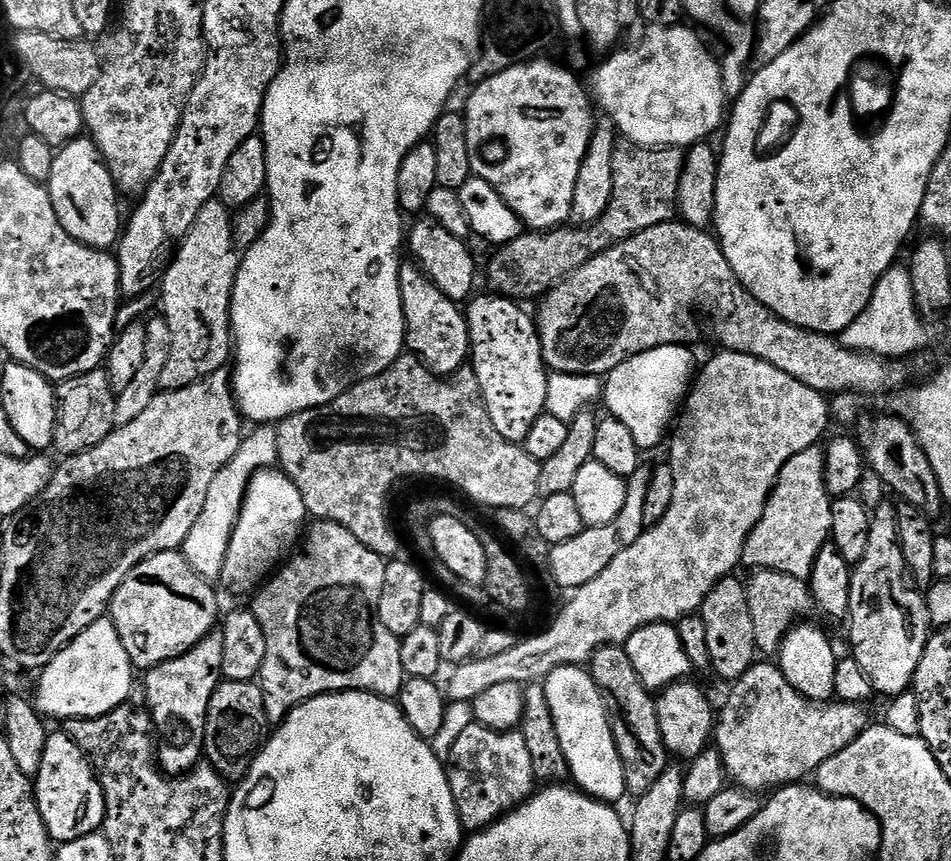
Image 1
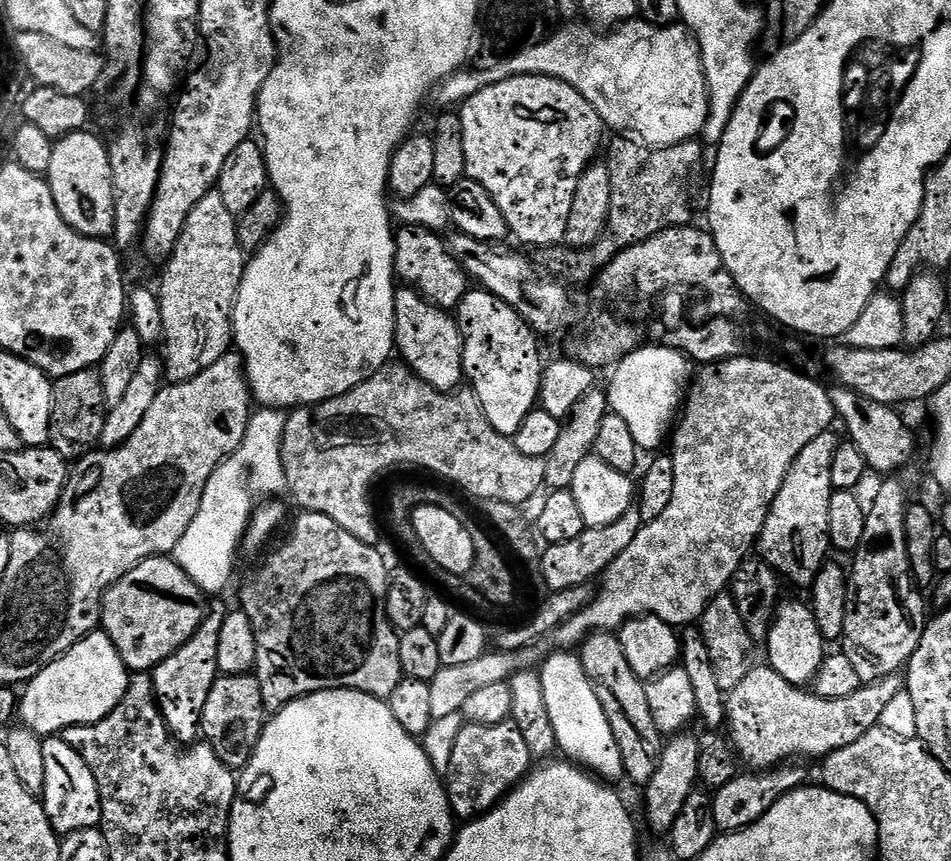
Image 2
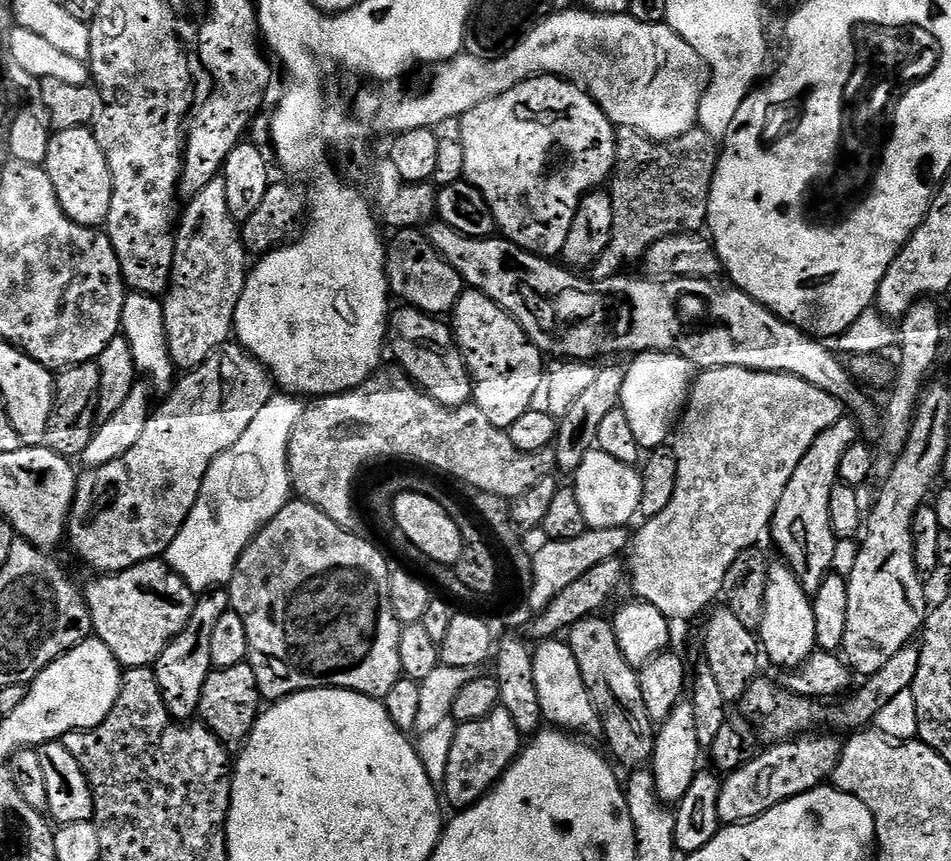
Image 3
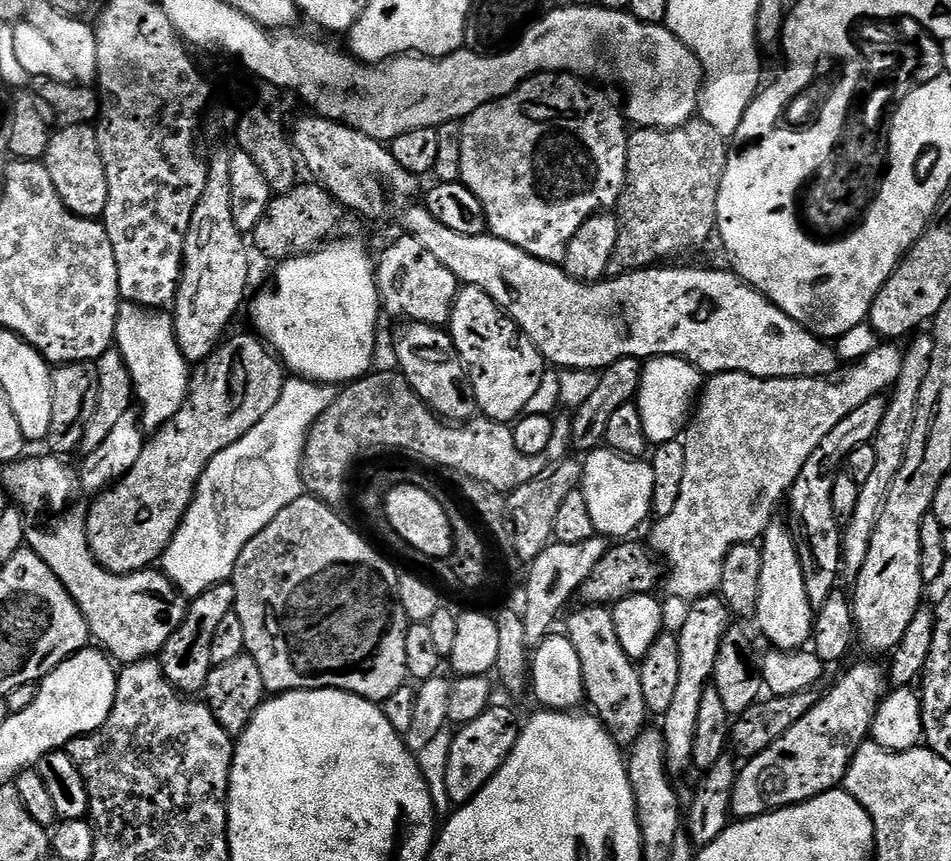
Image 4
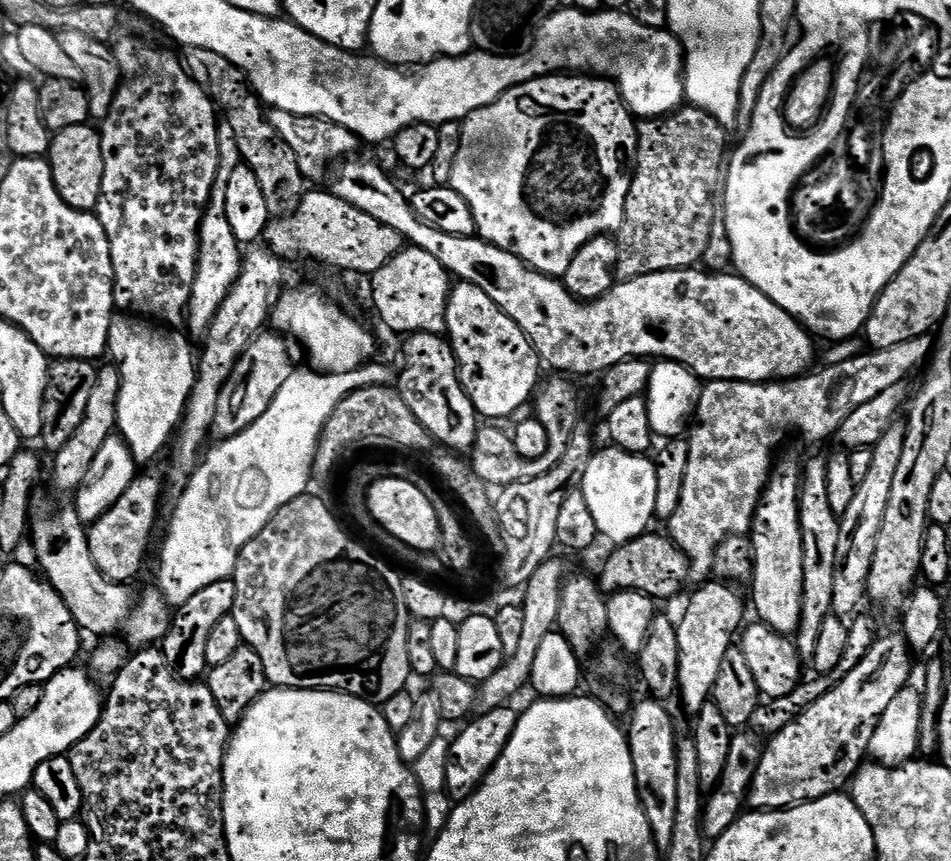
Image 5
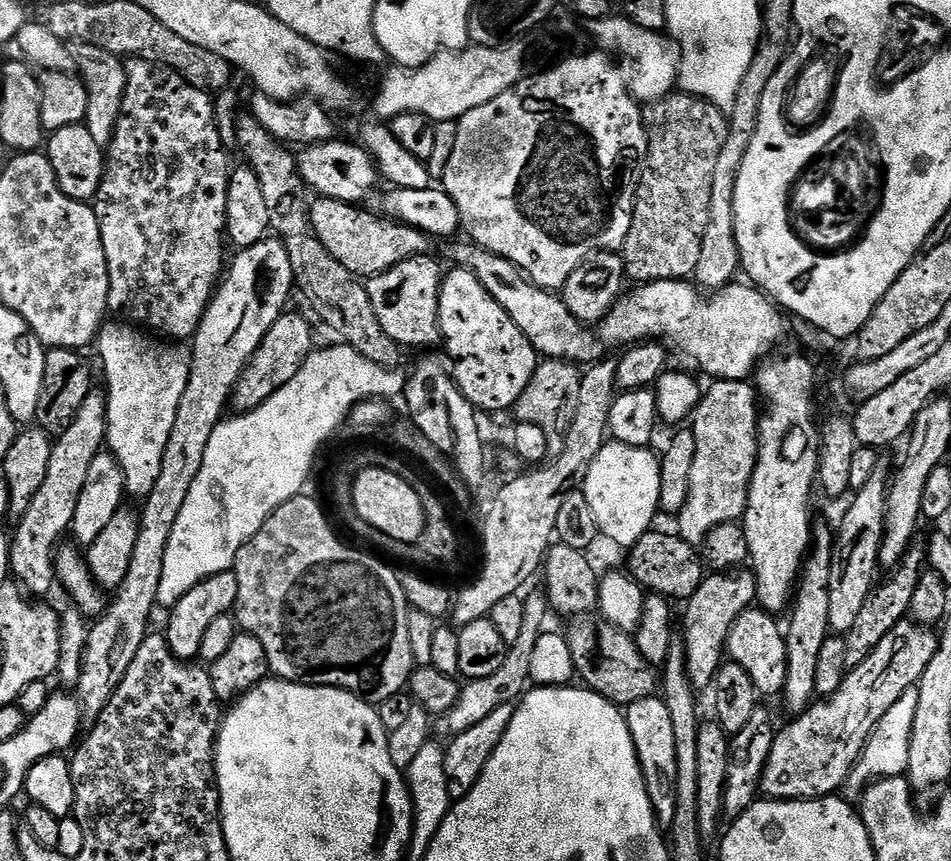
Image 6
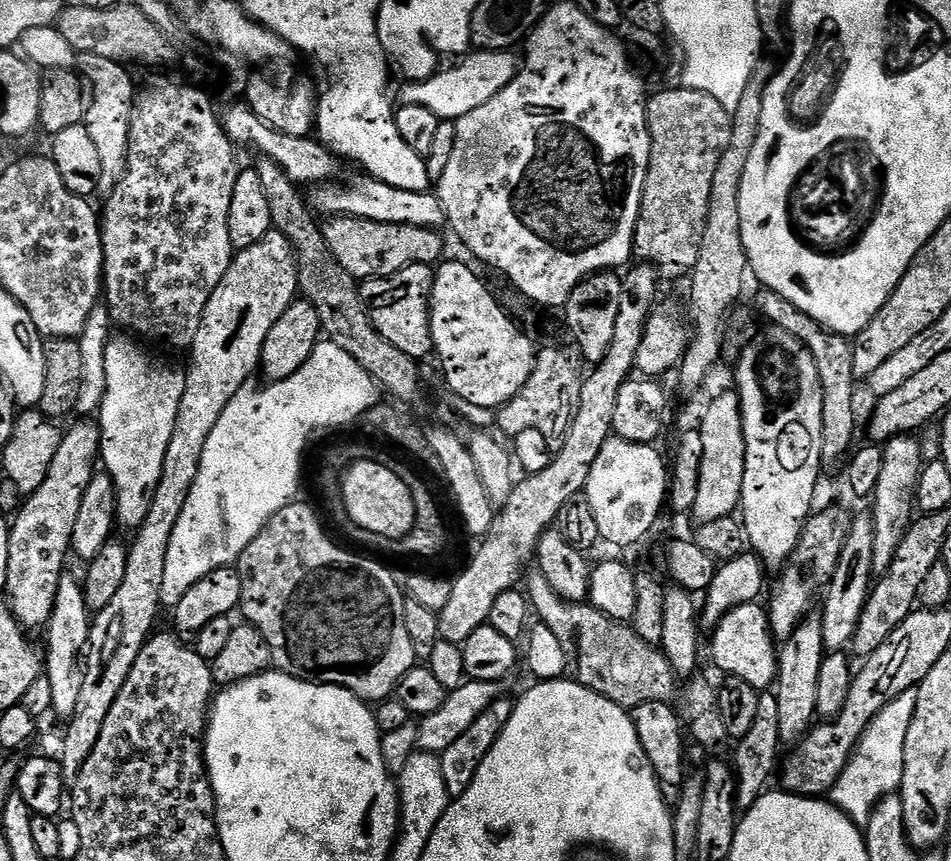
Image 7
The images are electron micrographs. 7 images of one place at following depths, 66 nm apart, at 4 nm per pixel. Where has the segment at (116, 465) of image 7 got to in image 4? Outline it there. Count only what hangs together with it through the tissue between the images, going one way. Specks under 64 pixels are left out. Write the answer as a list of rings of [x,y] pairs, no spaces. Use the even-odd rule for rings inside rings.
[[[121,303],[114,344],[130,370],[134,400],[138,408],[140,404],[139,423],[148,430],[161,428],[190,396],[190,361],[180,349],[173,317],[158,308]]]

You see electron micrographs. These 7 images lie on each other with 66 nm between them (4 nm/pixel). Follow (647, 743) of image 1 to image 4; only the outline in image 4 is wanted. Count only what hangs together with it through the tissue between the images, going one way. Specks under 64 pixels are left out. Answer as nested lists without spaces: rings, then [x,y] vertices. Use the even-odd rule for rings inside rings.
[[[598,604],[579,607],[573,607],[567,613],[566,635],[578,653],[578,662],[582,662],[582,682],[587,703],[596,707],[593,708],[595,715],[599,716],[617,744],[631,746],[650,724],[646,698],[642,698],[639,667],[629,658],[626,650],[622,650],[622,642],[618,642],[612,608]]]

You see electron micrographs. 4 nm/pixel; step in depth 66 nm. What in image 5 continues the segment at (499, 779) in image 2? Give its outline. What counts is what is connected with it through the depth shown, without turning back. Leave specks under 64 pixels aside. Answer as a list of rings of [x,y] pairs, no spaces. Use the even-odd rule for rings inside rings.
[[[505,706],[499,712],[480,712],[463,725],[465,728],[461,730],[460,737],[451,741],[446,766],[446,782],[448,783],[446,791],[453,801],[459,802],[471,796],[479,788],[480,783],[488,777],[490,770],[498,762],[498,758],[502,758],[516,729],[518,712],[514,709],[515,707]]]

